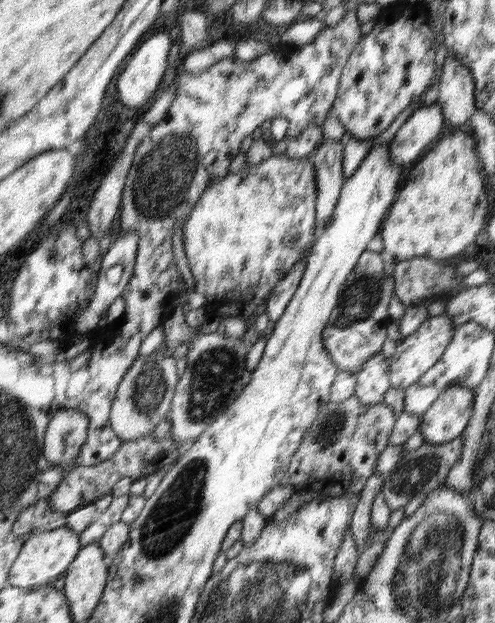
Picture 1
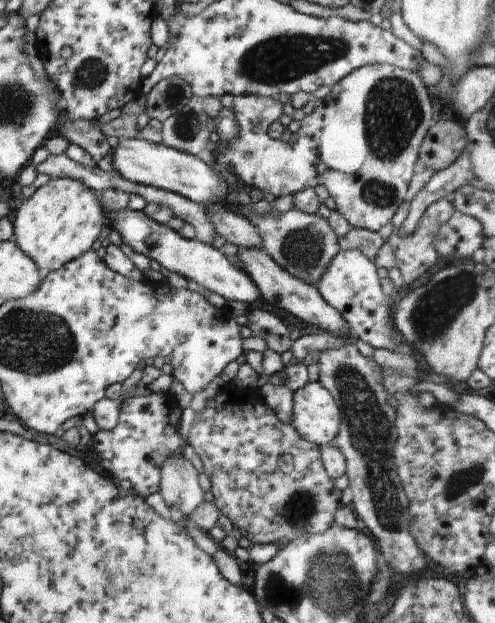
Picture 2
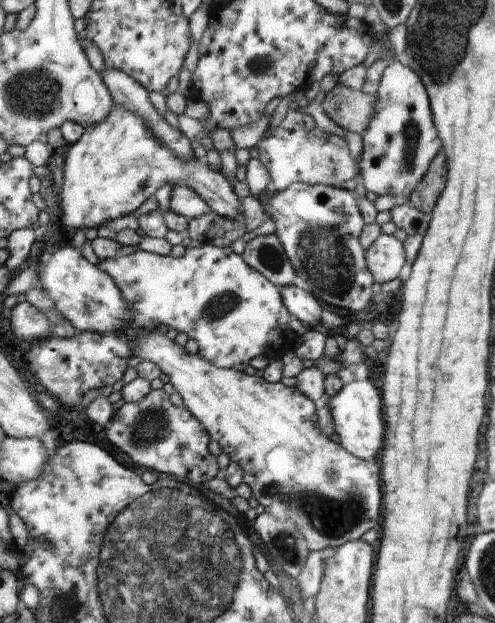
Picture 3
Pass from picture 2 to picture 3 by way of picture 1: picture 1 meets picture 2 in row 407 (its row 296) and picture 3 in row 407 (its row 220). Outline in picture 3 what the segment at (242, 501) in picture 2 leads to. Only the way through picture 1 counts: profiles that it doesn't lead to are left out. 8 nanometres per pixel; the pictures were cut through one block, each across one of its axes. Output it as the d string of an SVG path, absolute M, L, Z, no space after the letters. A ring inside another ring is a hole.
M154 330L146 336L134 336L134 346L129 353L155 363L161 373L168 375L170 383L182 397L183 406L200 422L209 438L220 445L231 462L241 466L243 482L250 486L254 500L270 516L297 526L298 532L308 542L310 553L335 551L342 544L359 540L371 528L380 526L383 506L380 464L355 457L344 450L343 445L331 441L316 423L315 404L298 387L285 386L281 381L269 383L263 376L215 367L198 354L188 355L184 347L162 333Z

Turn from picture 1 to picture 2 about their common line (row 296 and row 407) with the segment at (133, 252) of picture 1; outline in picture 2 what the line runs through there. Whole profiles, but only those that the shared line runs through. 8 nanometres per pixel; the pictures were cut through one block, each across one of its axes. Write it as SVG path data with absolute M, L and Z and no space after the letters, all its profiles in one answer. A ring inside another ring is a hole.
M138 368L134 369L134 372L124 380L122 384L123 393L118 399L111 400L104 397L92 407L92 416L94 416L94 420L100 431L112 430L118 424L120 414L118 406L123 402L123 395L139 384L141 376L142 370Z

